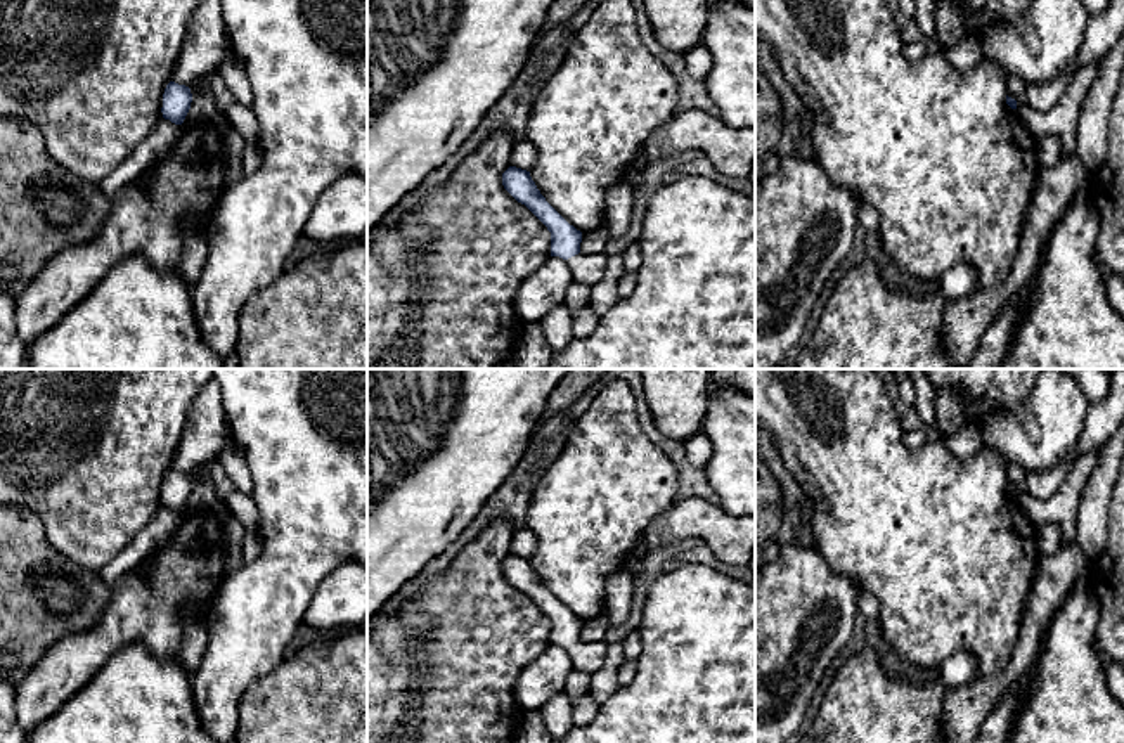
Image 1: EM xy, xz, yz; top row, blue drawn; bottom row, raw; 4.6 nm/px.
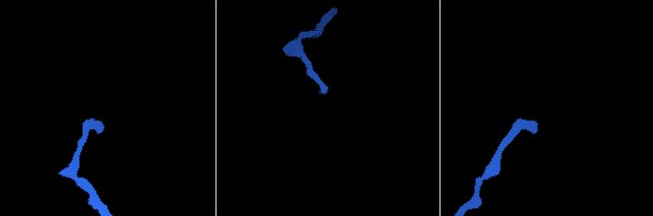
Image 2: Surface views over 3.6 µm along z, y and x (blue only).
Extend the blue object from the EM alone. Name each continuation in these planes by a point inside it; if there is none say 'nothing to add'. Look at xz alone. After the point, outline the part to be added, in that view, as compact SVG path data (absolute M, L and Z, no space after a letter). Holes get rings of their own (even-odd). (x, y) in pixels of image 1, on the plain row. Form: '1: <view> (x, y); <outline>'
1: xz (587, 657); M578 641L568 646L566 649L572 656L573 669L592 675L604 663L608 644L604 641L592 641L592 643Z

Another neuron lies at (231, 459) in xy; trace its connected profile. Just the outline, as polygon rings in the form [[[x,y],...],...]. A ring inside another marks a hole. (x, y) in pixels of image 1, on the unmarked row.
[[[229,443],[218,454],[215,464],[218,464],[227,473],[227,476],[234,481],[237,490],[251,494],[253,476],[248,469],[244,452],[236,443]]]

